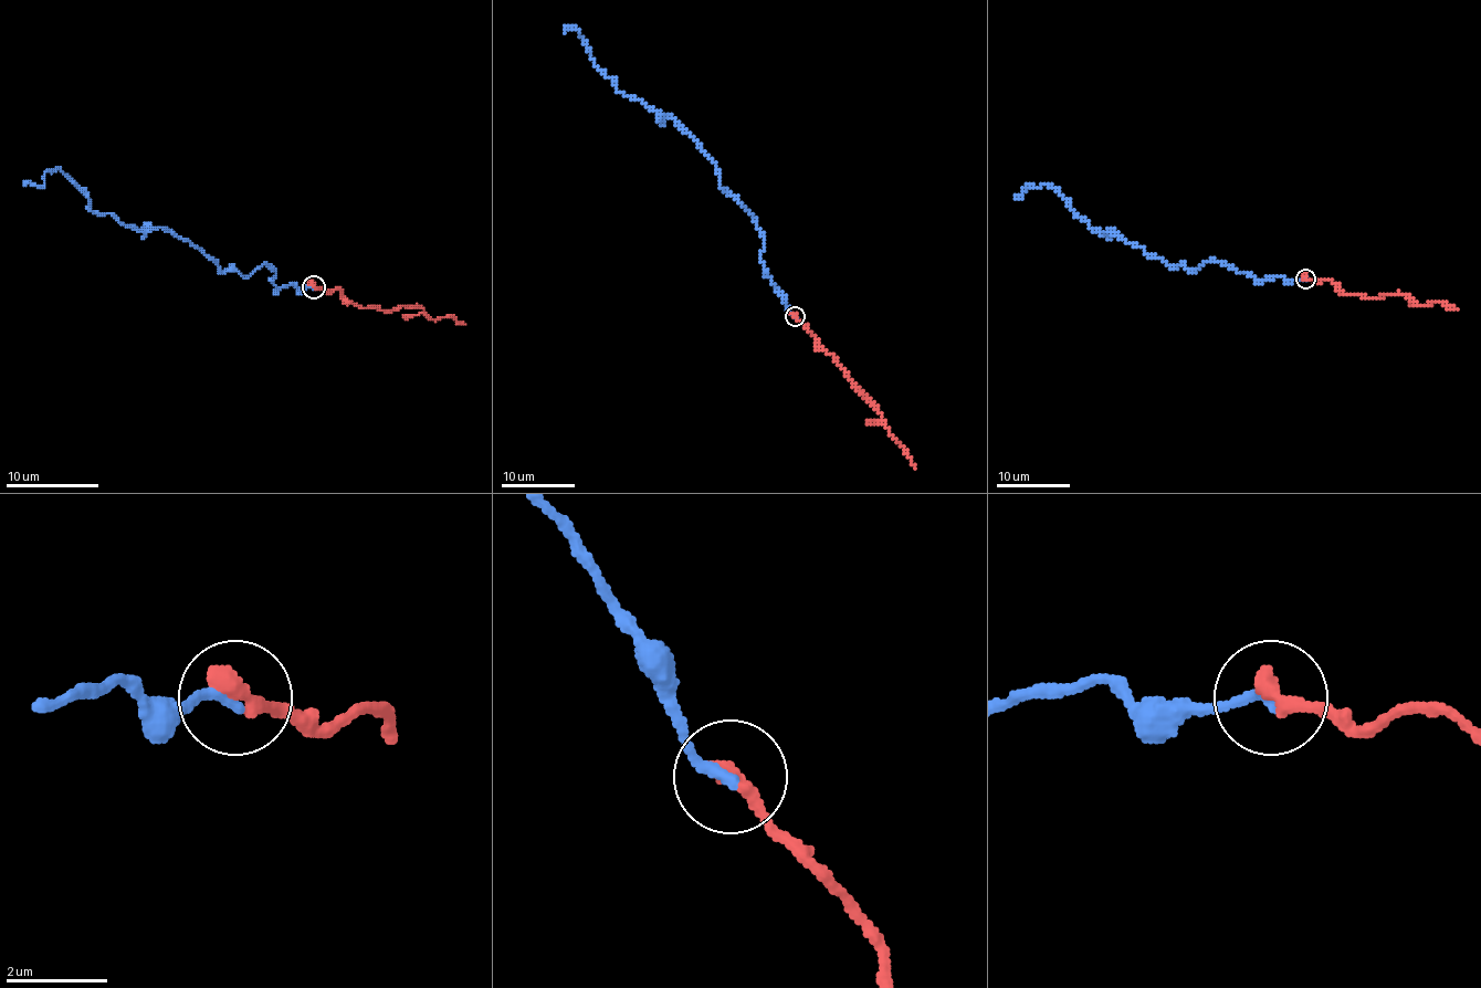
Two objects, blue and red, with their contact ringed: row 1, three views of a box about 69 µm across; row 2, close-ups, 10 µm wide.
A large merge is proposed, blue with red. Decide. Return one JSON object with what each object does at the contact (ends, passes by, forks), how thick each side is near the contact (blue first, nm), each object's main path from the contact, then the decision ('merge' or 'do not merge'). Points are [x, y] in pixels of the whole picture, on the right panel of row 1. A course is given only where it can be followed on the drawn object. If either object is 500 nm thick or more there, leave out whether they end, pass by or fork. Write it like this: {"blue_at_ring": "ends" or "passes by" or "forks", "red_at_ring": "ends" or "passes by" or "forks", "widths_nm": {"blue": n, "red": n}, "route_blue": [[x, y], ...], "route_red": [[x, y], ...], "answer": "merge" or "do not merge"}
{"blue_at_ring": "ends", "red_at_ring": "ends", "widths_nm": {"blue": 240, "red": 440}, "route_blue": [[1305, 279], [1261, 279], [1211, 260], [1174, 267], [1099, 232], [1052, 187], [1028, 185], [1021, 198]], "route_red": [[1305, 279], [1331, 281], [1346, 295], [1401, 294], [1421, 305], [1438, 301], [1457, 308]], "answer": "merge"}

